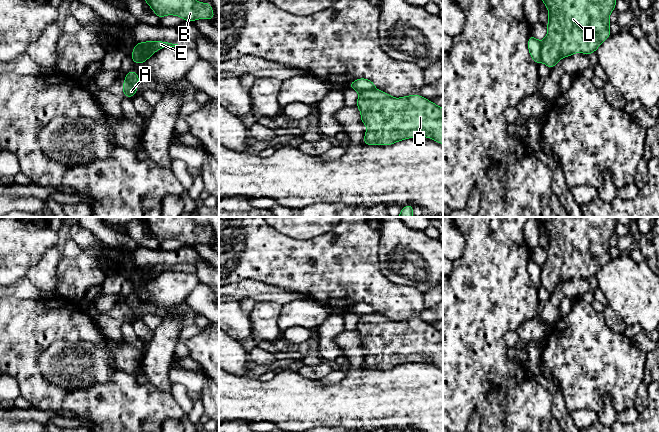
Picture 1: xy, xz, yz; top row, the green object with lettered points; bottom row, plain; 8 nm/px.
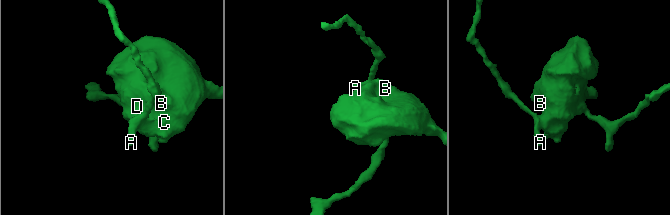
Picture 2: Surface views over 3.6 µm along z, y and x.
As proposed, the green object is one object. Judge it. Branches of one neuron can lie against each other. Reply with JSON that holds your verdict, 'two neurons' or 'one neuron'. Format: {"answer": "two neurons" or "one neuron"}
{"answer": "two neurons"}

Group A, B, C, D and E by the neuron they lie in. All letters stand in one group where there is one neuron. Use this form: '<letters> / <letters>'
A / B C D E

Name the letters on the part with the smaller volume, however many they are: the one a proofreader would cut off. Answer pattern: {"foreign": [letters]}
{"foreign": ["B", "C", "D", "E"]}

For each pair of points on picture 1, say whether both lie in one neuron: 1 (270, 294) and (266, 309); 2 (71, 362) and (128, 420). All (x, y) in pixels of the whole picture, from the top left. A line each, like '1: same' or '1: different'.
1: different
2: different

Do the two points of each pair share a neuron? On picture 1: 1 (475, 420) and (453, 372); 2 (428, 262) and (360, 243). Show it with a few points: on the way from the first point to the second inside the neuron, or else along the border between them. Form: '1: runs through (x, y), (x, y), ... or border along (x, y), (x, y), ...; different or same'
1: border along (477, 410), (468, 421); different
2: border along (378, 229), (379, 269), (381, 271); different

